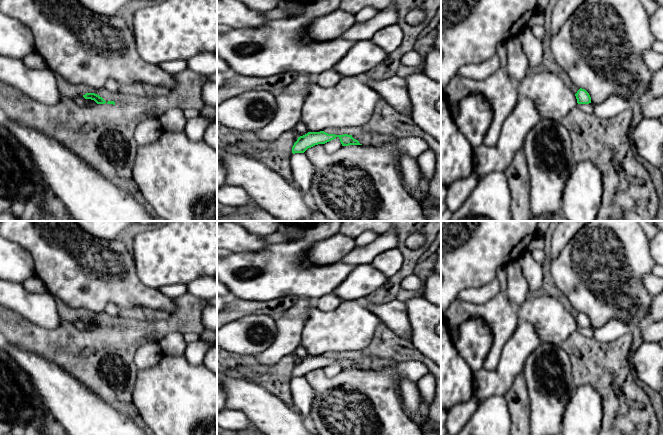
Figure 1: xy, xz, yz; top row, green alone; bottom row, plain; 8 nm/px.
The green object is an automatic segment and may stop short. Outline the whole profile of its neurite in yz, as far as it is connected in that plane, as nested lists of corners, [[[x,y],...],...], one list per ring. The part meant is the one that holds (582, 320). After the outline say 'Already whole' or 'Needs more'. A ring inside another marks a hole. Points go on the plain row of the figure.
[[[580,312],[577,315],[577,317],[575,318],[575,320],[576,320],[578,328],[589,328],[589,327],[591,327],[591,321],[585,313]]]. Already whole

